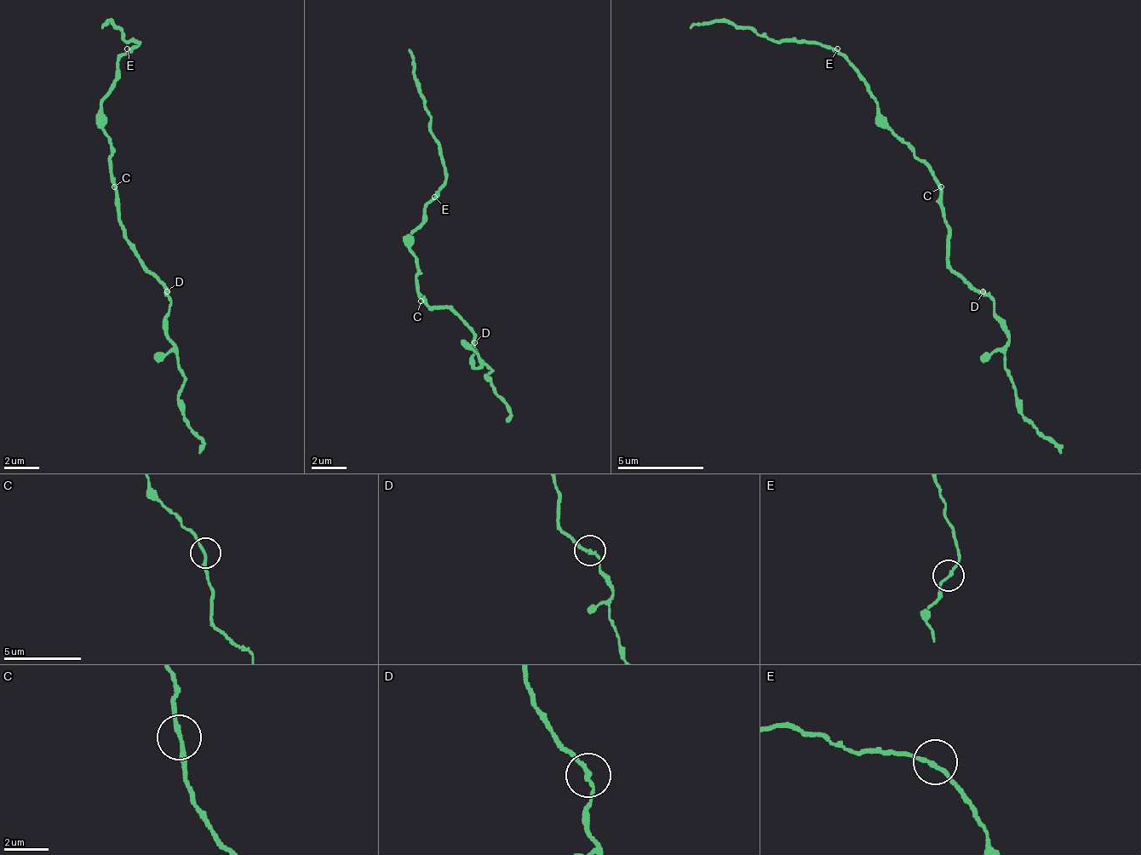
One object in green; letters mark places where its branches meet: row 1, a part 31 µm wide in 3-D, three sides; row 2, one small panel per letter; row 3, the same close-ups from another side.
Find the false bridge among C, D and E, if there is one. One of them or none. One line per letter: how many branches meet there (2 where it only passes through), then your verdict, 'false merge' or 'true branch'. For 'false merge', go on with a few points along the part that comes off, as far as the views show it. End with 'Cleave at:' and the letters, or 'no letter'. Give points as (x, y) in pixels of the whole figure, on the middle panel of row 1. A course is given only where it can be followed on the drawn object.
C: branches 2; true branch
D: branches 2; true branch
E: branches 2; true branch
Cleave at: no letter

